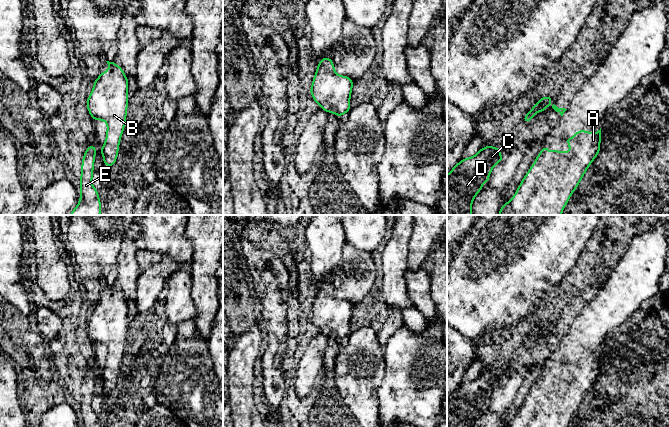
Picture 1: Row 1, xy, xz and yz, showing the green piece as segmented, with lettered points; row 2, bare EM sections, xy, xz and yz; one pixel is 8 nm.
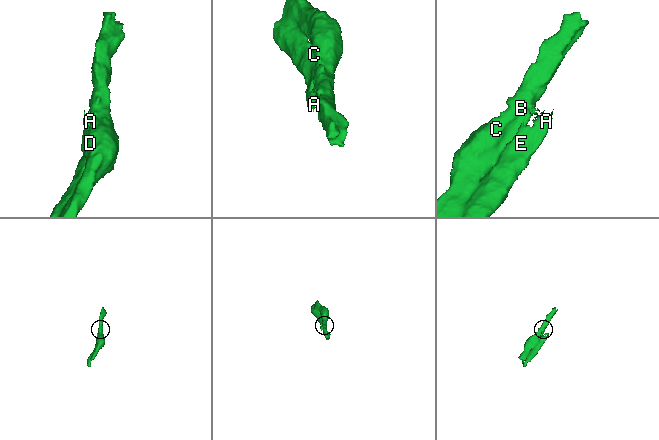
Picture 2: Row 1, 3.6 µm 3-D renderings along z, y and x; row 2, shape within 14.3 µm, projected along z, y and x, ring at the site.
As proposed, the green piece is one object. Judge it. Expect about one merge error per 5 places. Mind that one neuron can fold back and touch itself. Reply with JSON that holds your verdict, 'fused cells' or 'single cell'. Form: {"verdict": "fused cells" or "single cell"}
{"verdict": "fused cells"}

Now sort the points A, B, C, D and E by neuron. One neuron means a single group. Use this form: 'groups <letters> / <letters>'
groups A E / B C D

